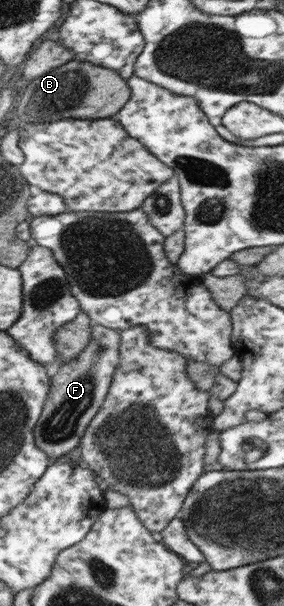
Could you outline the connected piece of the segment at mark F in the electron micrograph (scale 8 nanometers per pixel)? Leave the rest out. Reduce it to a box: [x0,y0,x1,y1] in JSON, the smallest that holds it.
[32,322,121,459]

